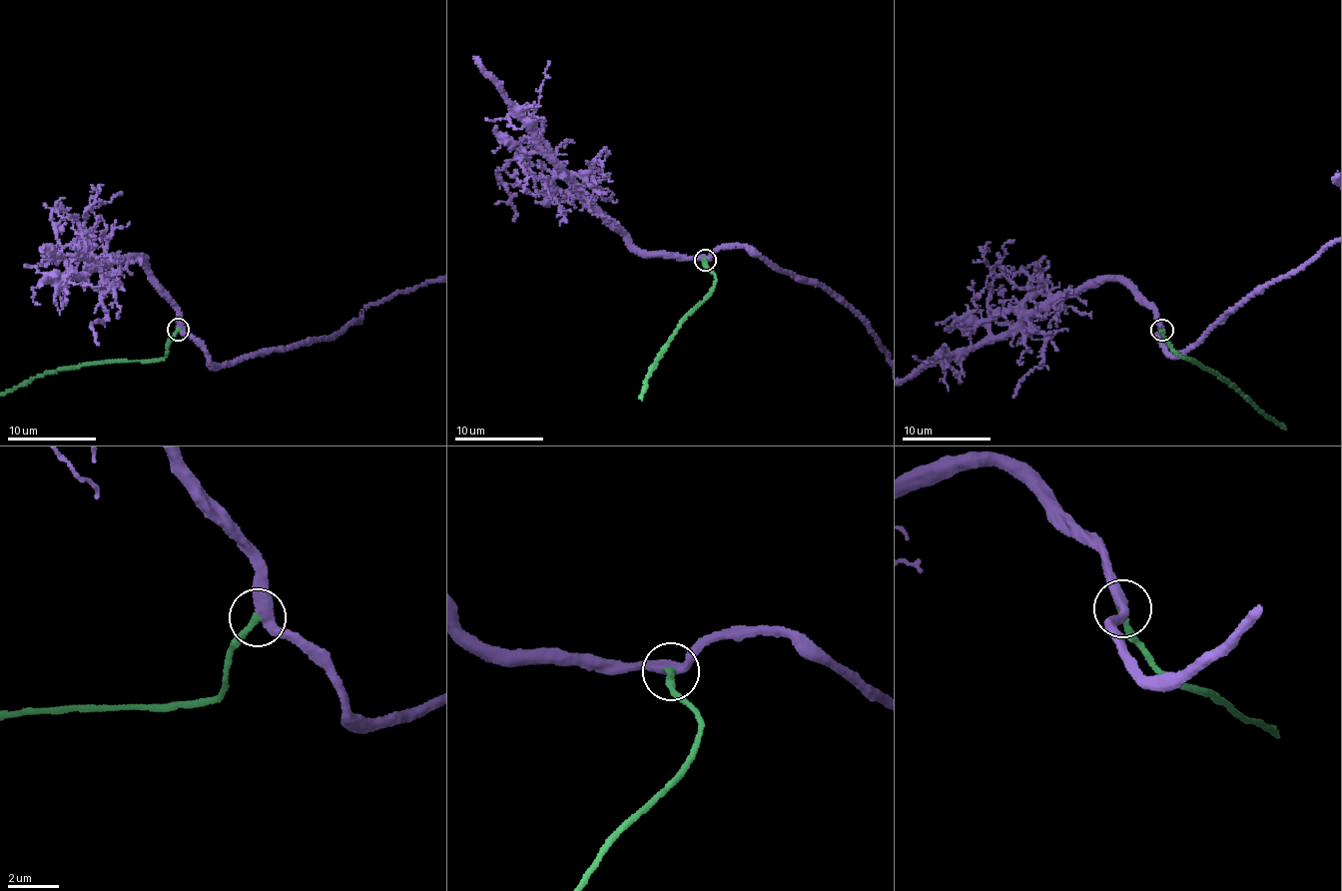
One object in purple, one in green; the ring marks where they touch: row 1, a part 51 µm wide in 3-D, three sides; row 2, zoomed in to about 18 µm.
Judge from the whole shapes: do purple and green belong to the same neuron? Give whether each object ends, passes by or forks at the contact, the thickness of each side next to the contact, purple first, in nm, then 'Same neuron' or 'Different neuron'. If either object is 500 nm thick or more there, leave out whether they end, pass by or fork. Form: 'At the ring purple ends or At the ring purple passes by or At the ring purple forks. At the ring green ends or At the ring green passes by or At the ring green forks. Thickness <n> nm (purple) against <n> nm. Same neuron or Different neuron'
At the ring purple passes by. At the ring green ends. Thickness 420 nm (purple) against 240 nm. Same neuron

